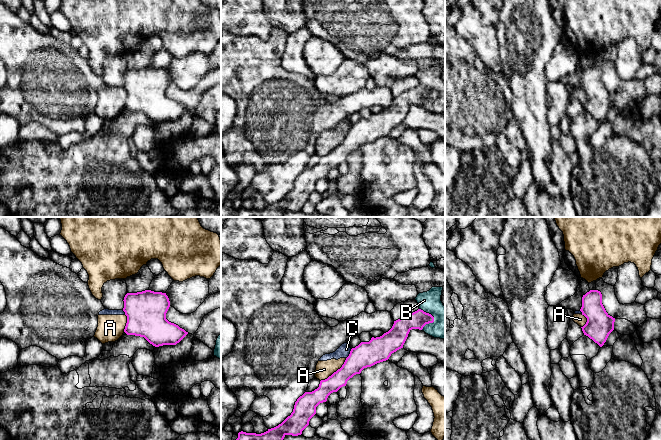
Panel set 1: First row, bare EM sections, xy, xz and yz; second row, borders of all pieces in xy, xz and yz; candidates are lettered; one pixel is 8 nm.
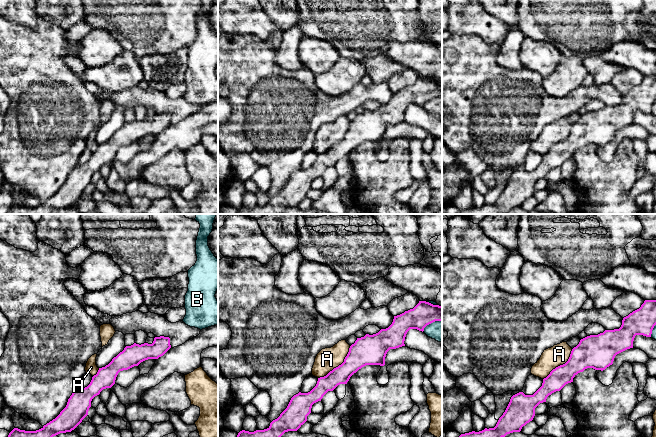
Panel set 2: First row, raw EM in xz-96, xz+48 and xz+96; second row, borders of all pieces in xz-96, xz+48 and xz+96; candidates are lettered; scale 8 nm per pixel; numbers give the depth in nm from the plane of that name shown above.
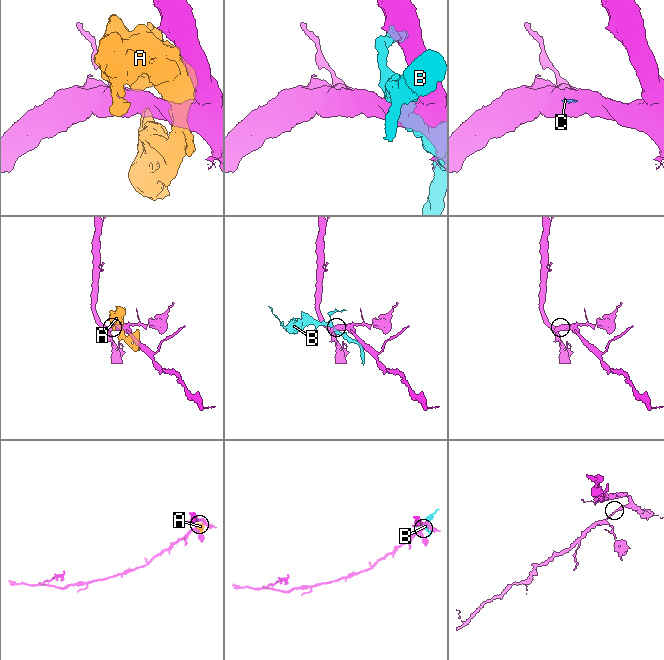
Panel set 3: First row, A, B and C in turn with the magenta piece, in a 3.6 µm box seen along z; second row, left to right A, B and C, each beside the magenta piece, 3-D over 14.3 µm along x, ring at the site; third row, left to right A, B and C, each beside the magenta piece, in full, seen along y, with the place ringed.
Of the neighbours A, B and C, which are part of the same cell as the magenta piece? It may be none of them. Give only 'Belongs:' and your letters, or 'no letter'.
Belongs: no letter

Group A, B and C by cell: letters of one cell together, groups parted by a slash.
A C / B

